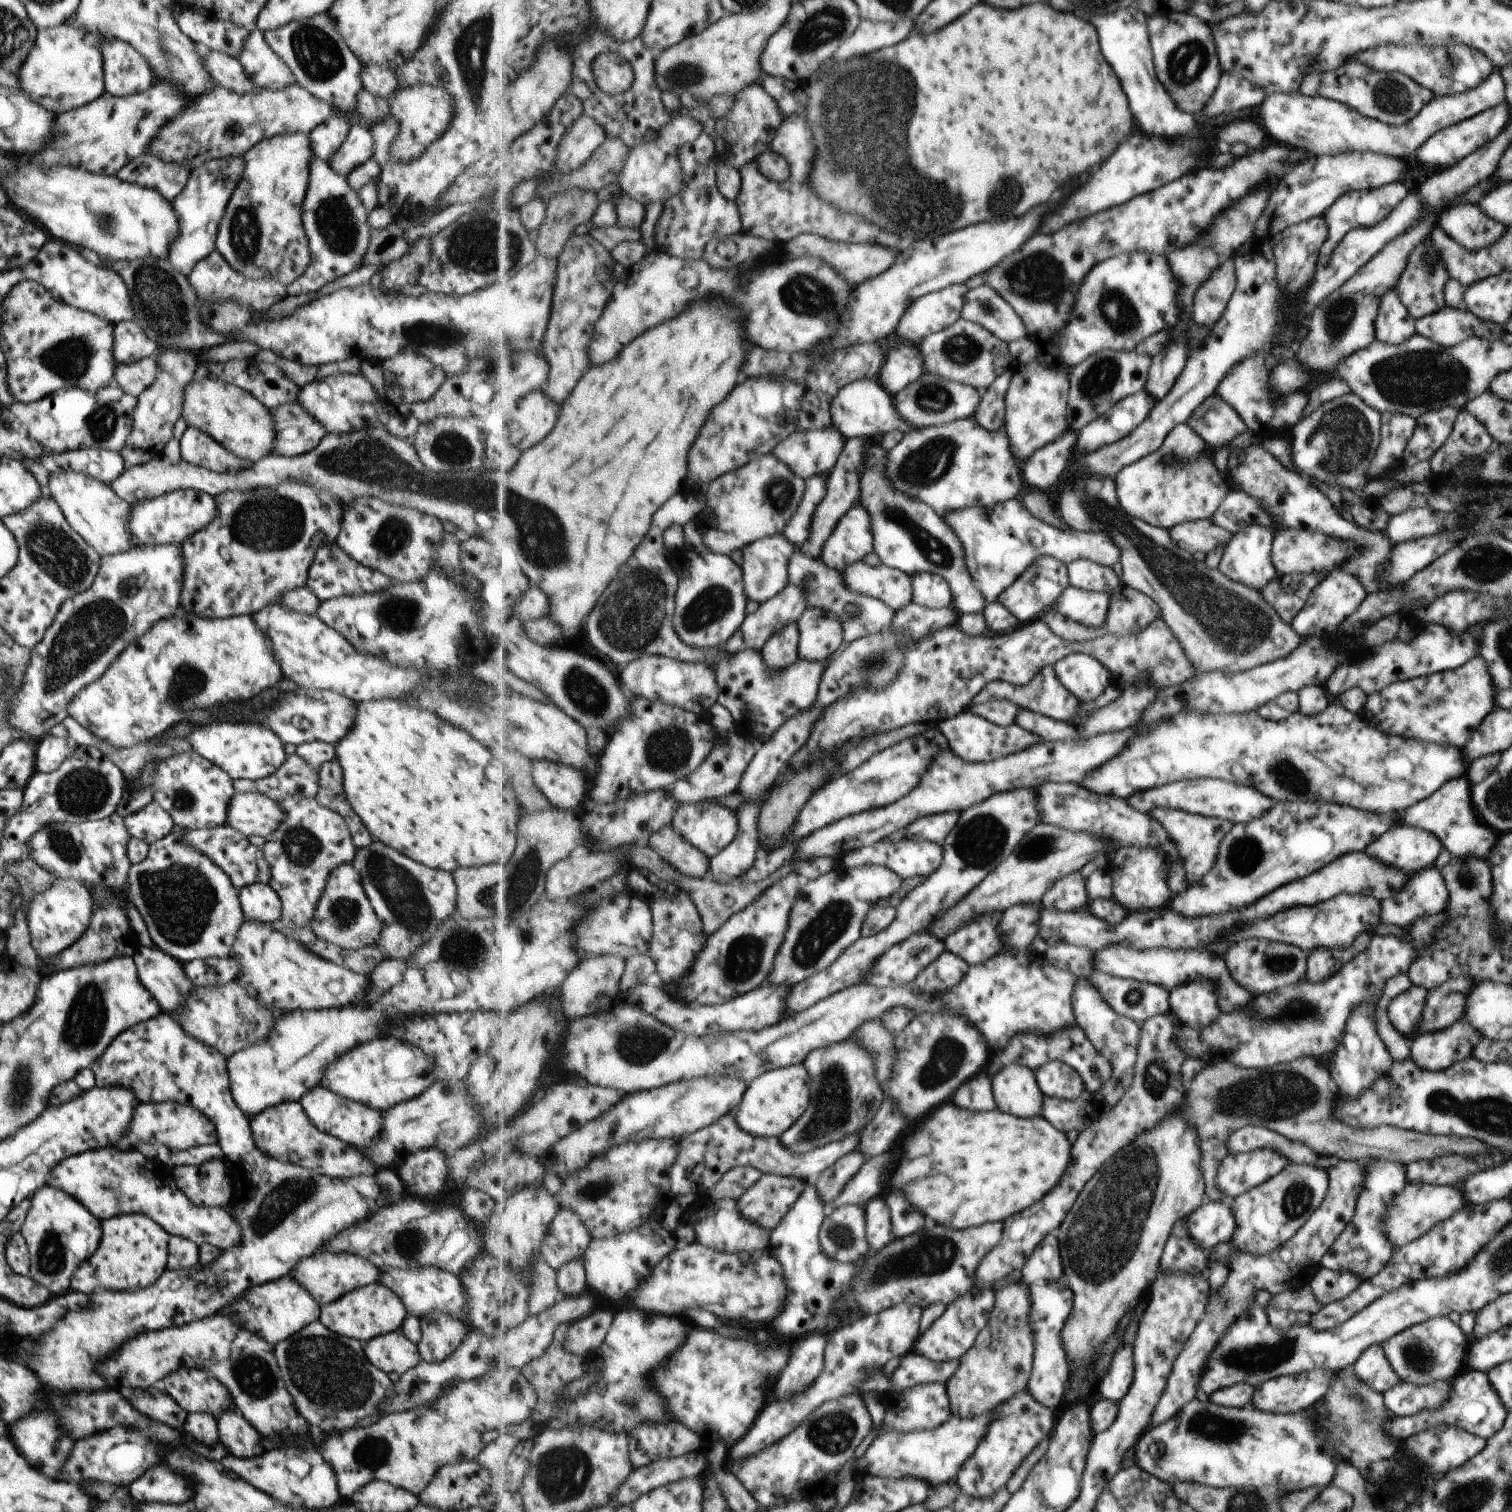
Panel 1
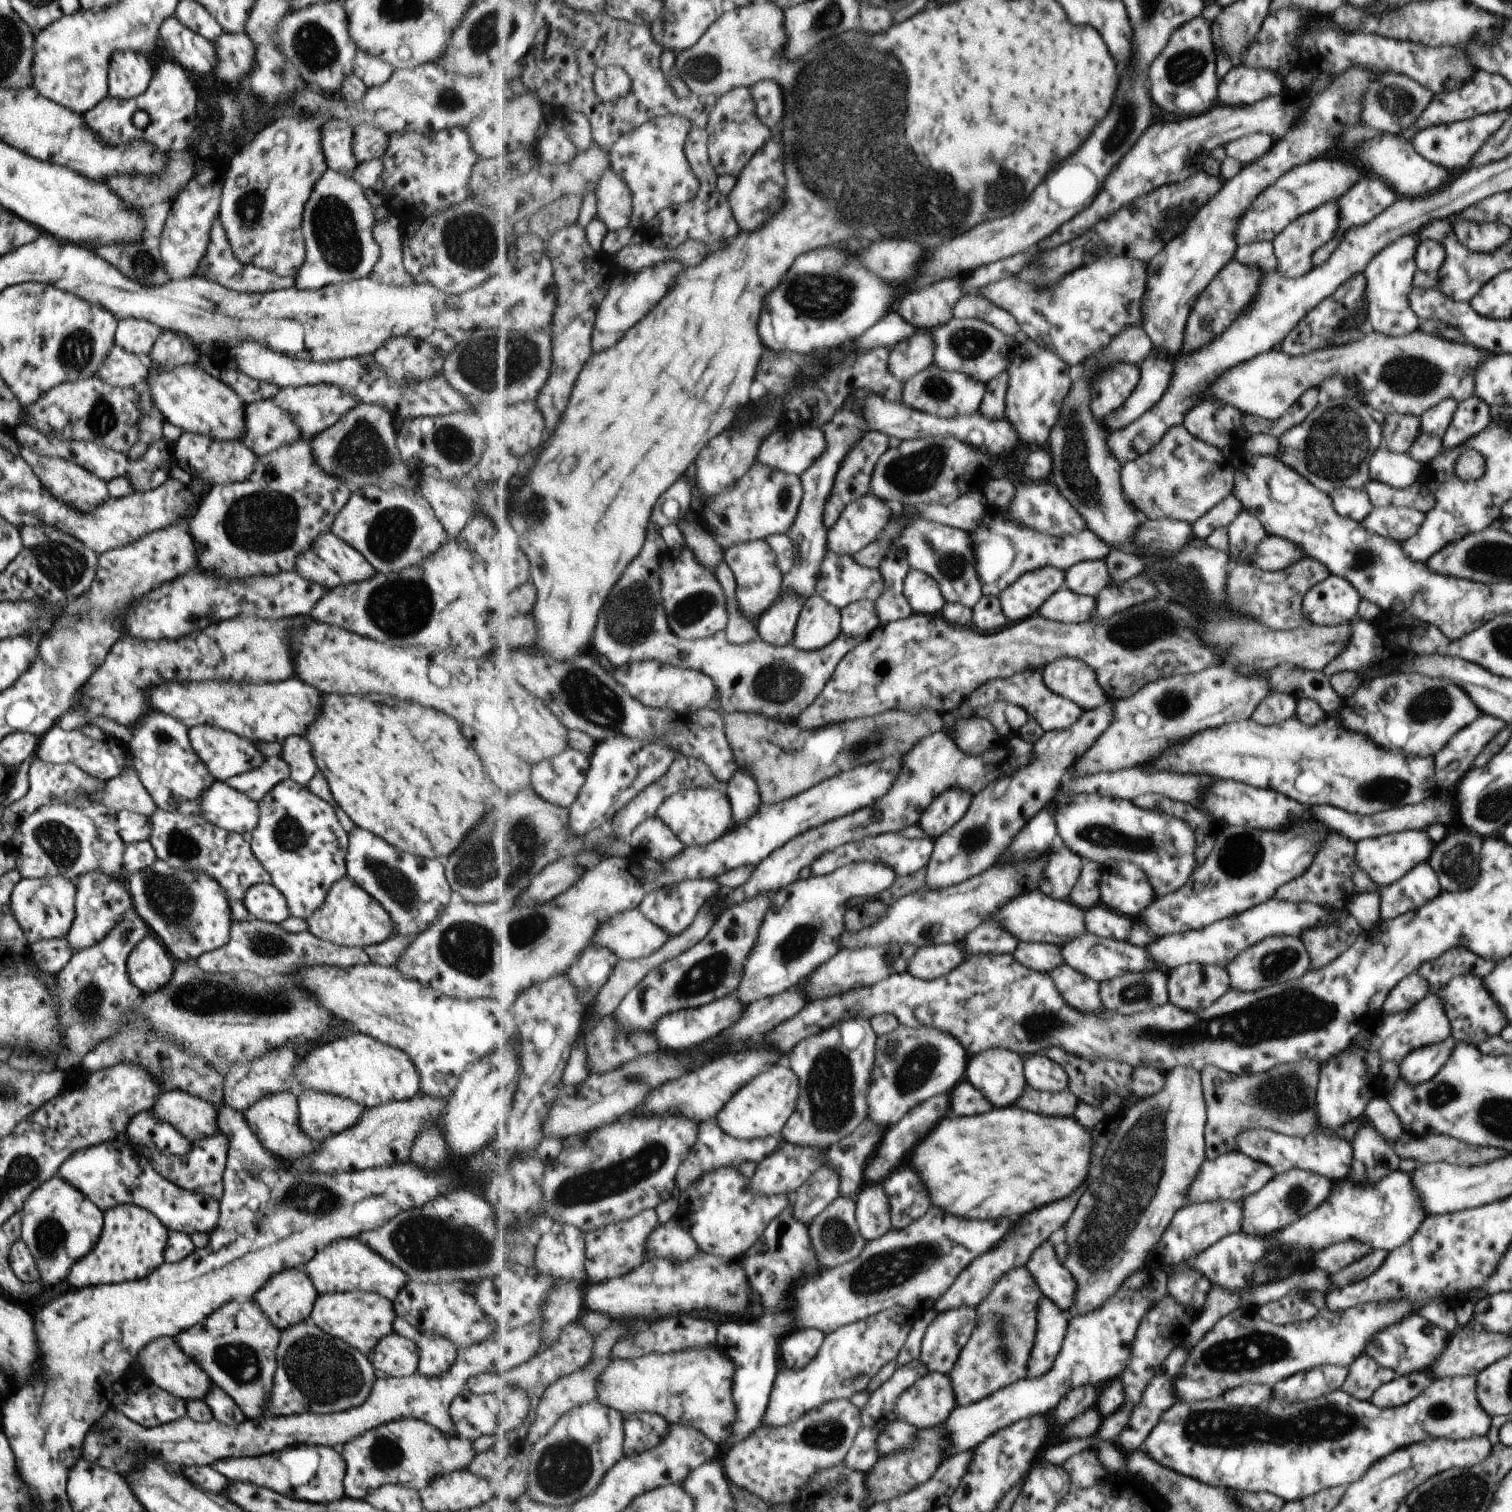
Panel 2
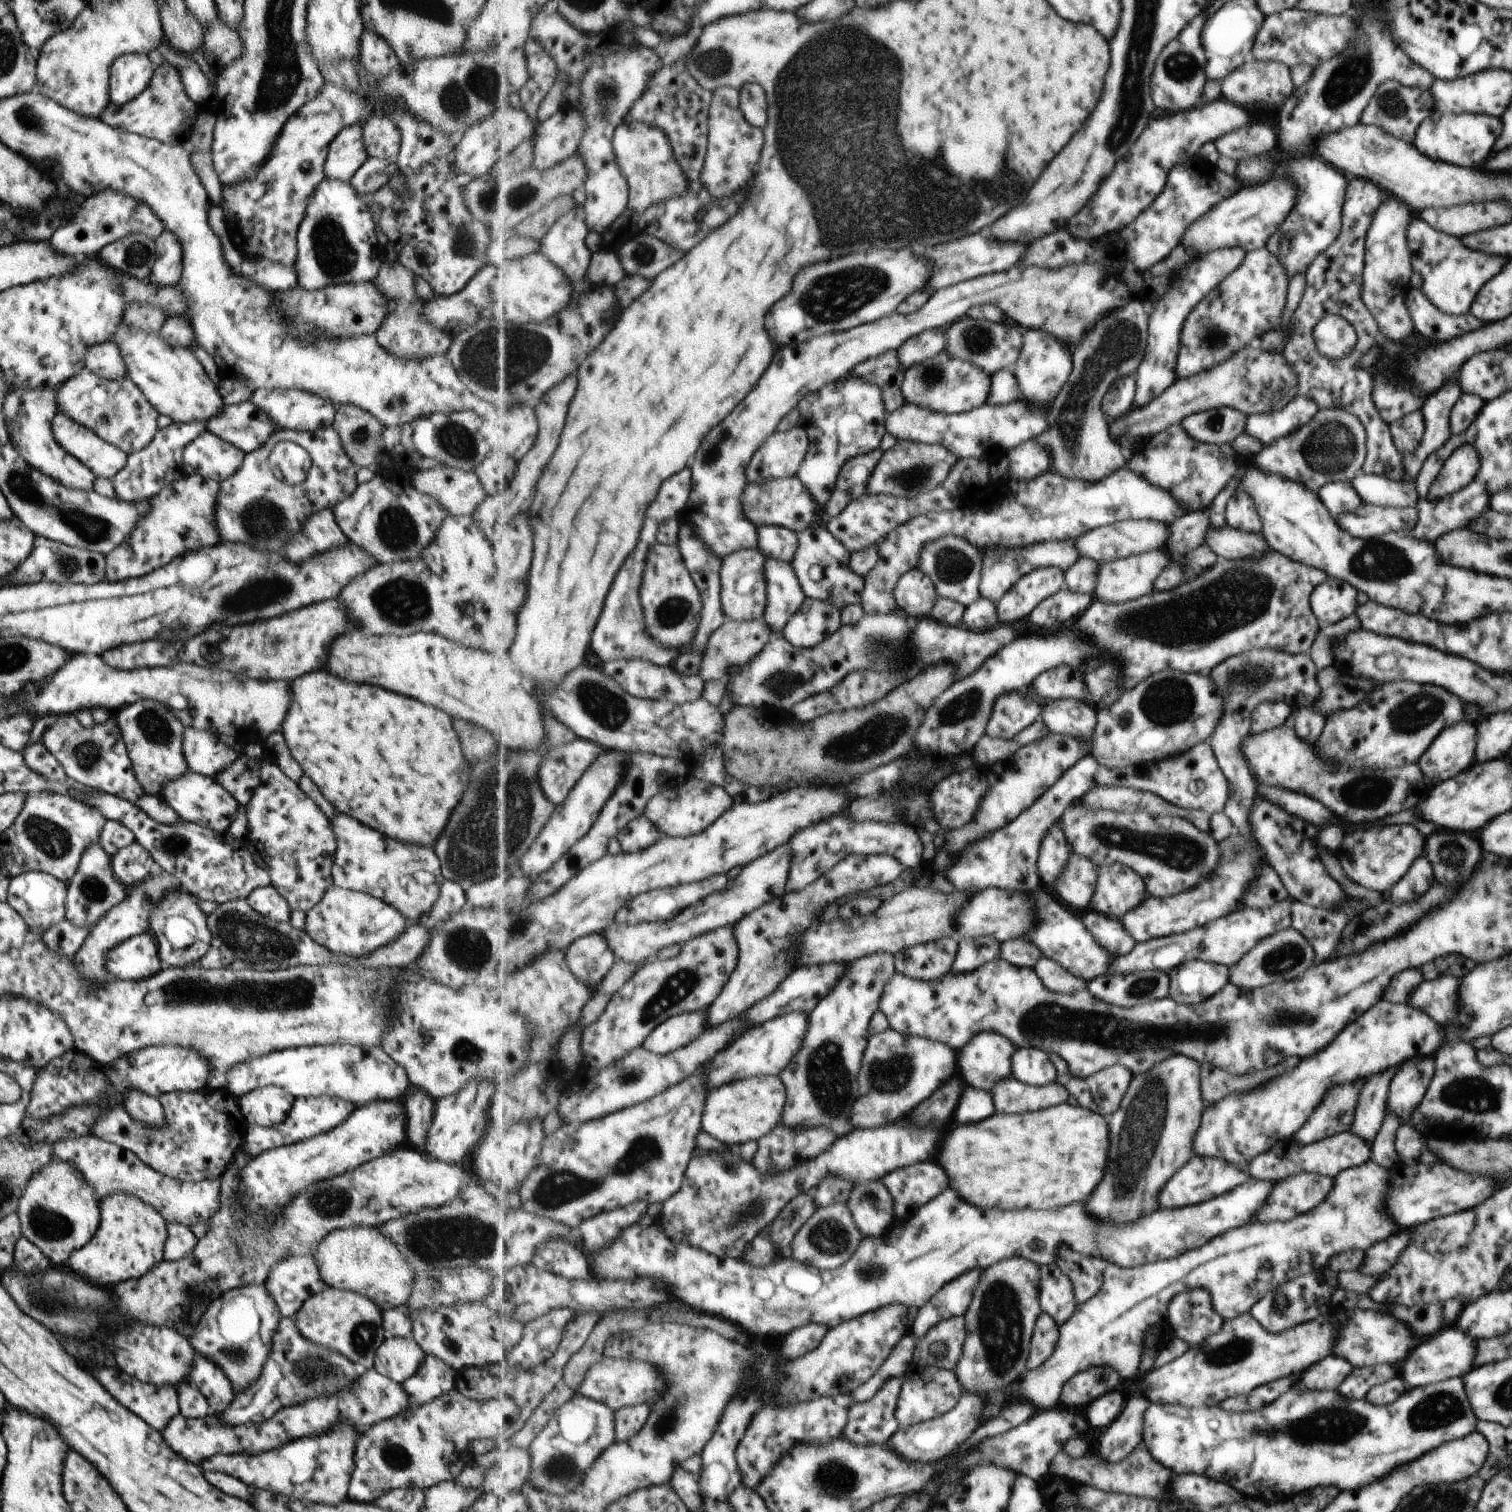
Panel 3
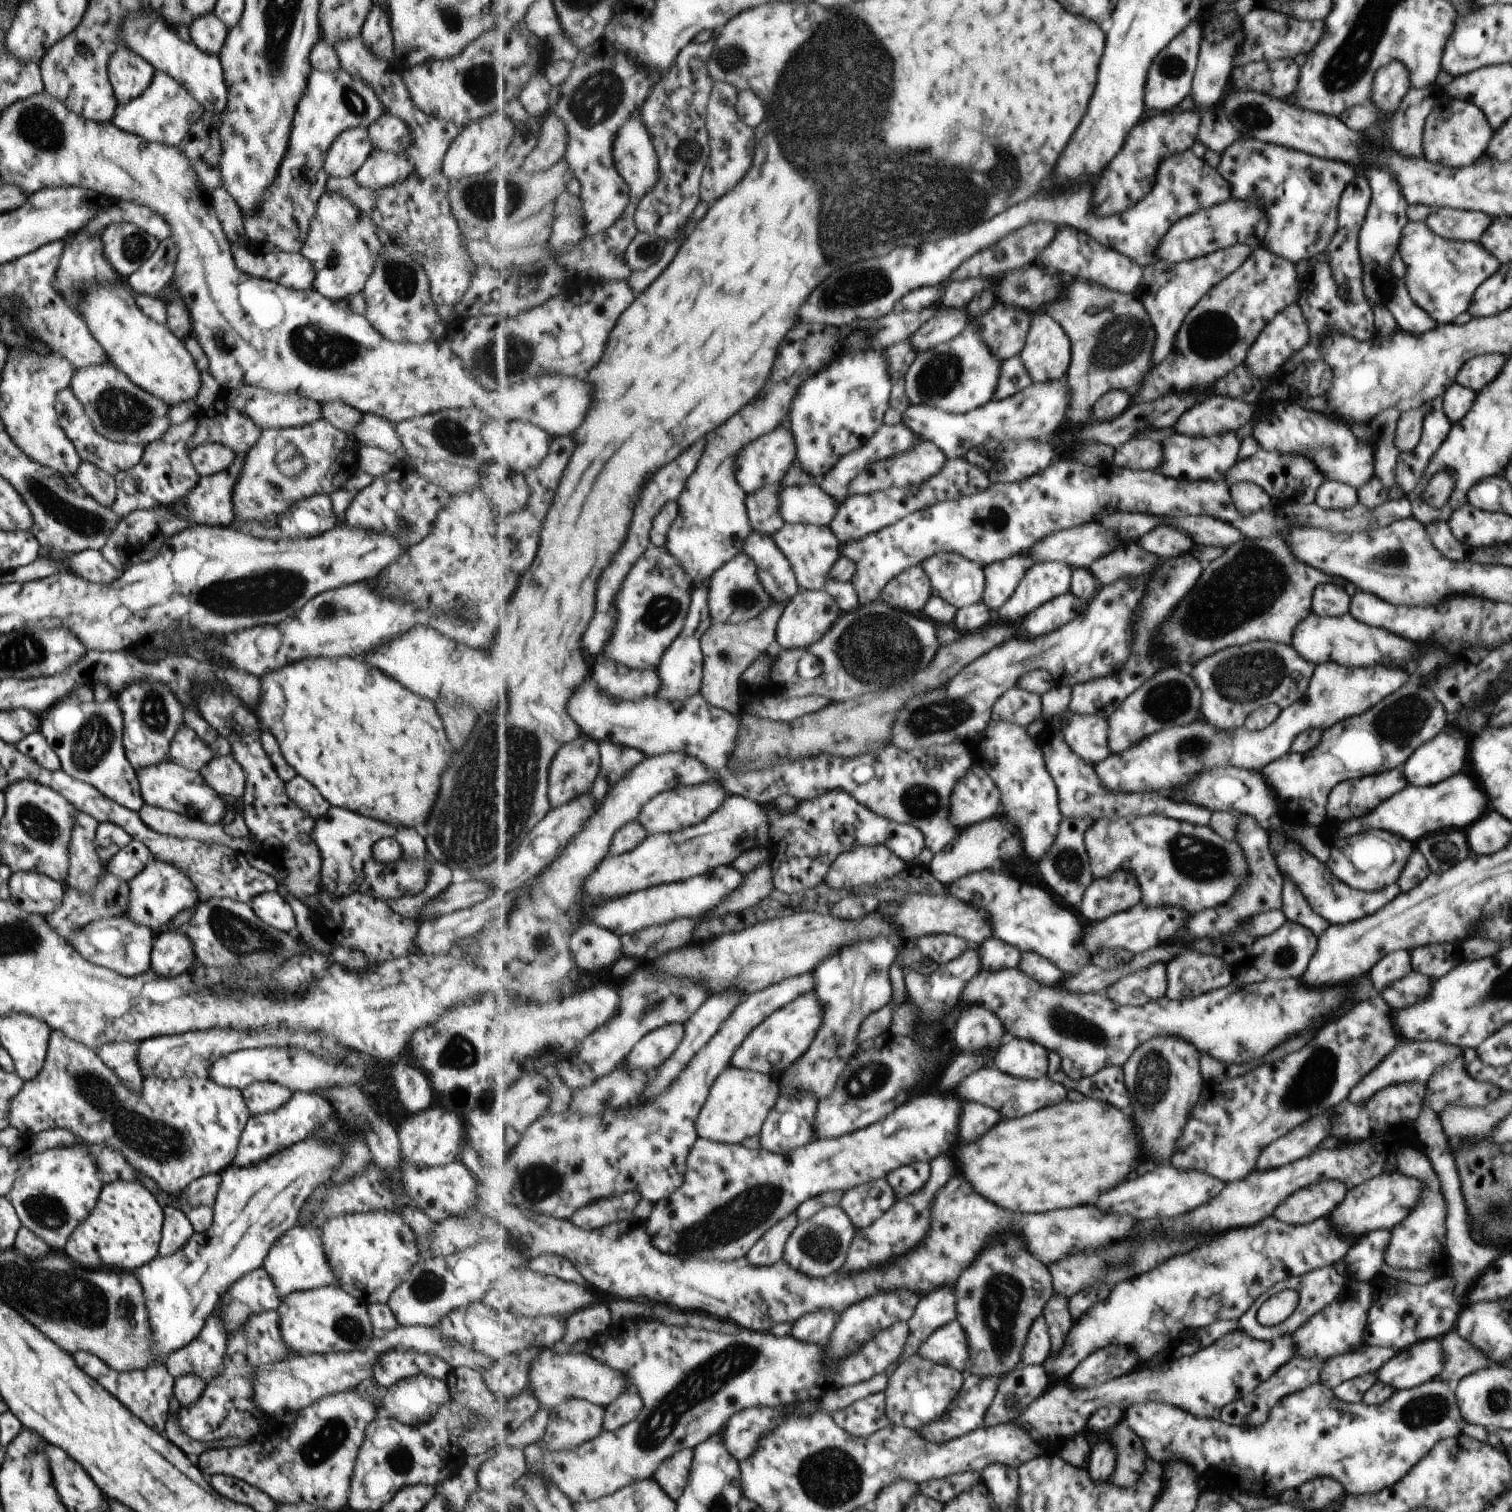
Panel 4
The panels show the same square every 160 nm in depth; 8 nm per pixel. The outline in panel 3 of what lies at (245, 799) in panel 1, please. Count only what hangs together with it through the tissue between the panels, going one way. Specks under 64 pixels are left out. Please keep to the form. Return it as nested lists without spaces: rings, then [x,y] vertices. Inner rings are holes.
[[[187,772],[162,786],[163,799],[181,821],[201,825],[217,832],[226,832],[238,811],[238,802],[213,778]]]

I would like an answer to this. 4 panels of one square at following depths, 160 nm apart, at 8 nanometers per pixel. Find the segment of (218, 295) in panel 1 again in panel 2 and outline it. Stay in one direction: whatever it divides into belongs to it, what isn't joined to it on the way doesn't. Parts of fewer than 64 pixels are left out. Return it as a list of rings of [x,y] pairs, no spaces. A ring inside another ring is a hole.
[[[215,216],[213,224],[211,224],[207,247],[204,250],[204,256],[199,260],[199,265],[194,275],[204,280],[221,284],[223,288],[227,288],[228,290],[241,293],[259,294],[294,287],[294,278],[290,278],[289,276],[278,276],[275,272],[258,268],[257,266],[253,266],[253,264],[242,264],[239,262],[239,260],[235,258],[233,250],[229,248],[227,236],[225,236],[225,232],[223,232],[223,228],[221,228],[221,222],[219,222],[218,216]]]

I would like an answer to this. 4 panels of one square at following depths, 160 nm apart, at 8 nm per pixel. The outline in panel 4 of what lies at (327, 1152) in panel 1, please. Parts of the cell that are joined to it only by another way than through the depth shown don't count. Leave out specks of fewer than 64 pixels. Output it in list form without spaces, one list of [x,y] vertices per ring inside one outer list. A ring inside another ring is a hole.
[[[262,1081],[243,1088],[241,1095],[249,1110],[249,1115],[257,1115],[277,1110],[290,1100],[292,1093],[289,1092],[289,1088],[273,1082]]]

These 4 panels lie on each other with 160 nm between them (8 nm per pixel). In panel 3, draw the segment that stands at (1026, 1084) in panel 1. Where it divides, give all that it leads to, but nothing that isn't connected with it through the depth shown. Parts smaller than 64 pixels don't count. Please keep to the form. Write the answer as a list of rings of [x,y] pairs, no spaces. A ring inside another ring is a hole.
[[[979,1033],[959,1052],[959,1074],[967,1084],[993,1090],[1000,1081],[1013,1076],[1012,1056],[1017,1046],[1004,1035]]]

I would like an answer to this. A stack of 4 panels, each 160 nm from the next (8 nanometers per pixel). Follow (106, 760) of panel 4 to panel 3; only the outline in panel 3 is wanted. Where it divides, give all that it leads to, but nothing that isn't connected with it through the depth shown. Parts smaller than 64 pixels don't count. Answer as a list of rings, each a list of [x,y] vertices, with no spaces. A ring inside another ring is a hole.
[[[72,714],[58,715],[56,722],[43,731],[39,741],[63,767],[70,782],[81,783],[130,803],[143,794],[141,785],[135,780],[120,728],[113,718],[104,723],[94,723],[87,729]]]

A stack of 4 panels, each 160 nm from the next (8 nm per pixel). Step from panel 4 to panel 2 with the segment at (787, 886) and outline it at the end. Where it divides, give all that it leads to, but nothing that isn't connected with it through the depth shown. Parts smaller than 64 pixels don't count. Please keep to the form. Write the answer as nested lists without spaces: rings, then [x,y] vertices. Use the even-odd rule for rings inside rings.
[[[902,831],[867,836],[867,838],[861,838],[857,842],[848,843],[846,846],[841,846],[837,850],[826,853],[812,867],[811,874],[812,876],[827,875],[836,872],[837,868],[841,868],[842,865],[858,861],[874,861],[891,866],[898,876],[910,875],[917,872],[917,870],[921,870],[921,868],[928,867],[935,848],[936,844],[931,838],[909,839]]]

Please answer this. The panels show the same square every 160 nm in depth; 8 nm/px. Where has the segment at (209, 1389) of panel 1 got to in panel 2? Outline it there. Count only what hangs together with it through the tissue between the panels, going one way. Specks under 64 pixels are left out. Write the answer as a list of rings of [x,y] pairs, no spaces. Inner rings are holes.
[[[157,1338],[157,1340],[149,1342],[139,1352],[137,1358],[139,1358],[139,1364],[141,1364],[139,1366],[141,1372],[137,1375],[149,1378],[149,1382],[180,1400],[203,1400],[212,1384],[205,1372],[189,1356],[183,1354],[171,1338]]]

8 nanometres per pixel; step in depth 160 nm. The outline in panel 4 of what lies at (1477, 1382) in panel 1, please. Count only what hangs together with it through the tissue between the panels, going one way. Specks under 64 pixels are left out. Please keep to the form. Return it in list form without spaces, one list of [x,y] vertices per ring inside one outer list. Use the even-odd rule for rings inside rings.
[[[1431,1380],[1420,1386],[1395,1391],[1394,1394],[1379,1406],[1363,1404],[1345,1404],[1337,1400],[1332,1390],[1320,1383],[1311,1384],[1304,1390],[1291,1393],[1281,1399],[1272,1408],[1265,1423],[1261,1426],[1223,1424],[1218,1418],[1197,1418],[1185,1410],[1179,1410],[1169,1404],[1159,1402],[1143,1402],[1127,1410],[1124,1414],[1129,1424],[1149,1448],[1151,1458],[1157,1462],[1181,1460],[1185,1464],[1193,1464],[1197,1474],[1207,1474],[1207,1478],[1223,1478],[1231,1485],[1235,1478],[1251,1478],[1251,1482],[1264,1488],[1261,1495],[1271,1492],[1294,1490],[1317,1476],[1327,1476],[1337,1480],[1344,1494],[1351,1496],[1373,1495],[1392,1487],[1441,1440],[1460,1435],[1463,1418],[1455,1404],[1453,1390],[1443,1380]]]

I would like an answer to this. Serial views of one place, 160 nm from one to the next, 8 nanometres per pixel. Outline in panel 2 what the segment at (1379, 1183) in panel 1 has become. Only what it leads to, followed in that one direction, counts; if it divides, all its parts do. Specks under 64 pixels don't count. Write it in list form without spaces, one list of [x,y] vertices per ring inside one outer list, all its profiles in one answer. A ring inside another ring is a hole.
[[[1361,1119],[1361,1127],[1356,1136],[1351,1138],[1351,1146],[1355,1152],[1352,1160],[1352,1168],[1349,1173],[1356,1182],[1369,1182],[1369,1180],[1380,1180],[1398,1170],[1399,1159],[1392,1146],[1387,1142],[1375,1126],[1367,1119]],[[1349,1240],[1339,1245],[1333,1245],[1317,1252],[1314,1258],[1314,1267],[1323,1270],[1325,1274],[1331,1275],[1356,1263],[1371,1251],[1368,1245],[1361,1244],[1357,1240]]]

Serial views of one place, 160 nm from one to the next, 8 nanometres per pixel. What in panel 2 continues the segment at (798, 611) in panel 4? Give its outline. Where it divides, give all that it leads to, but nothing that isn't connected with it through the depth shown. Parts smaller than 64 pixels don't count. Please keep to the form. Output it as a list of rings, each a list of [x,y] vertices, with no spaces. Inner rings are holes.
[[[811,596],[797,622],[794,644],[800,650],[817,651],[829,647],[842,632],[842,612],[823,596]]]

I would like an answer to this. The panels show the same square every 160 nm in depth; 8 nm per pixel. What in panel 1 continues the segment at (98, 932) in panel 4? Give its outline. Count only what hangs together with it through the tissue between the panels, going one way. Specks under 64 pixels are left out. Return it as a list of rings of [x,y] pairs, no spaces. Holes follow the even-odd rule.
[[[132,945],[131,957],[140,983],[157,1001],[161,1012],[175,1013],[193,986],[182,965],[155,946]]]

